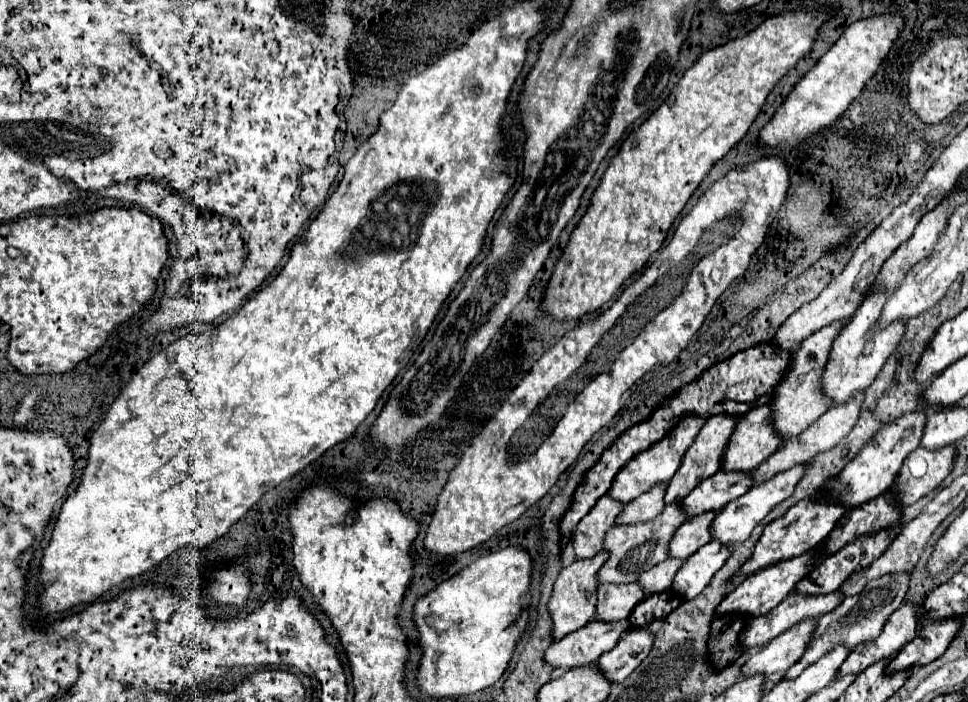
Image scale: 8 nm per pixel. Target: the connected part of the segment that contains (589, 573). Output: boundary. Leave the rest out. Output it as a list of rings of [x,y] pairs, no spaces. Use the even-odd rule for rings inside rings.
[[[598,553],[596,557],[592,559],[578,559],[574,561],[572,565],[564,567],[556,579],[556,585],[554,585],[554,593],[552,593],[552,599],[548,603],[548,609],[550,609],[550,615],[552,615],[552,621],[554,621],[554,629],[552,629],[552,635],[554,639],[562,639],[566,633],[570,631],[576,631],[578,627],[586,625],[590,619],[594,619],[594,613],[596,613],[596,595],[598,595],[598,569],[606,563],[608,559],[608,553]]]

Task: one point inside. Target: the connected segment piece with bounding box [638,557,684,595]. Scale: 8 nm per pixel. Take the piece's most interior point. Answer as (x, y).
(659, 578)

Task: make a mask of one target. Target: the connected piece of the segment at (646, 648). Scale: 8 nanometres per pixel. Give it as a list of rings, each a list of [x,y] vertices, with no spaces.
[[[650,625],[644,627],[632,627],[622,635],[622,641],[610,651],[604,653],[598,659],[598,665],[602,665],[602,671],[606,677],[610,677],[612,683],[624,681],[640,663],[648,657],[650,649],[654,645],[654,631]]]

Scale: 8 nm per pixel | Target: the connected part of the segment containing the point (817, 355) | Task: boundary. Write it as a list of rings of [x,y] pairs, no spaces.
[[[838,319],[838,321],[818,329],[806,341],[802,341],[802,345],[794,351],[792,369],[786,373],[786,377],[782,379],[782,383],[778,385],[778,389],[774,393],[774,399],[770,401],[774,427],[778,429],[778,433],[782,435],[784,441],[788,437],[802,433],[802,429],[806,429],[806,425],[814,423],[822,413],[826,413],[832,407],[832,399],[822,393],[822,373],[824,373],[824,365],[828,361],[828,353],[832,349],[834,337],[838,337],[838,333],[844,329],[846,323],[848,323],[848,319]]]

